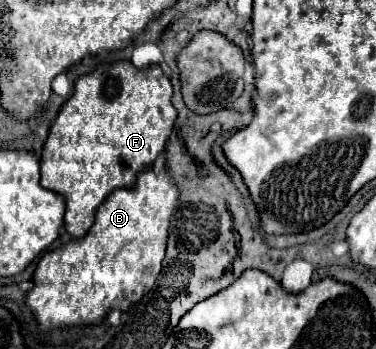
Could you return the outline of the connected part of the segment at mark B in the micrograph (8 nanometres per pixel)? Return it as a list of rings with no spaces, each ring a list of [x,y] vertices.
[[[164,166],[158,174],[146,168],[138,174],[134,186],[114,190],[98,208],[96,222],[84,238],[74,238],[68,244],[46,252],[34,272],[34,288],[26,294],[26,302],[32,308],[42,330],[72,326],[72,324],[98,324],[108,310],[128,310],[144,294],[148,294],[162,270],[162,260],[168,244],[168,228],[172,212],[178,206],[180,190],[172,180],[172,174]]]

